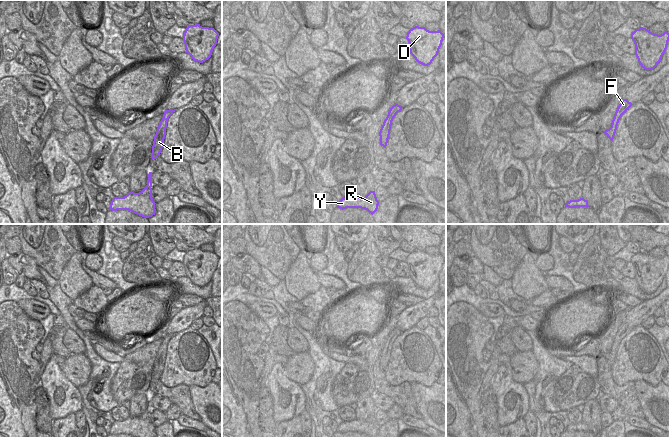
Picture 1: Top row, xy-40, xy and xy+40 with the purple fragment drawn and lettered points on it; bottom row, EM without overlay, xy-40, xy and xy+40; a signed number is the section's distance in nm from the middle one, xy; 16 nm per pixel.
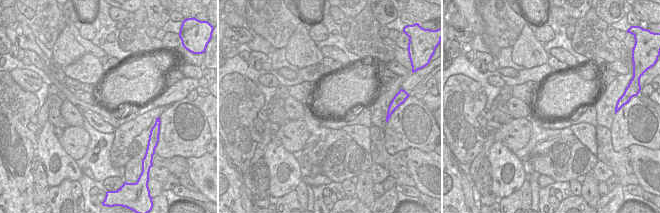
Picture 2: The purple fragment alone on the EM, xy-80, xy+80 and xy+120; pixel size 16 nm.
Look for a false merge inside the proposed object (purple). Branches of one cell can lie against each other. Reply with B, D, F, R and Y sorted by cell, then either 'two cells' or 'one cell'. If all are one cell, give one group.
groups B D F R Y; one cell

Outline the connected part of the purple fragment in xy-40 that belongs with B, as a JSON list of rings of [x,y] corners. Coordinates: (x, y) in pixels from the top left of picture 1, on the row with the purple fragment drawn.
[[[166,110],[163,114],[163,118],[159,123],[156,134],[154,136],[152,153],[151,153],[151,157],[150,157],[152,159],[156,159],[158,156],[160,156],[160,153],[161,153],[163,145],[164,145],[167,122],[168,122],[169,117],[173,114],[174,111],[175,110]]]

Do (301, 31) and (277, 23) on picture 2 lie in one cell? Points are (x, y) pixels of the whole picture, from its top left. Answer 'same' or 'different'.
different

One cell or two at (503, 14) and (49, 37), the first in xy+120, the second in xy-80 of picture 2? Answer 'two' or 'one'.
one

